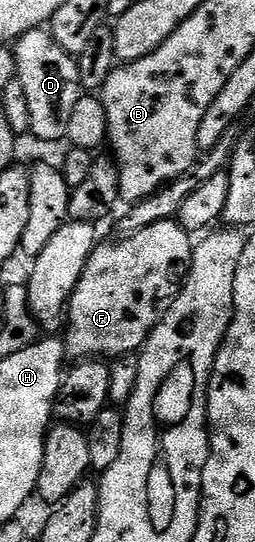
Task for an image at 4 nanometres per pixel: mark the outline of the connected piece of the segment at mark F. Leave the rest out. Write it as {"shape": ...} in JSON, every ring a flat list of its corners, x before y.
{"shape":[[176,219,160,220,138,232,120,237,114,244,98,243,87,258,87,266,75,286,67,305,69,329,63,333,65,351,73,358,125,358,145,347,145,342,153,331,155,315,153,307,157,295,173,280,177,271,188,269,193,258,194,241,190,233]]}

